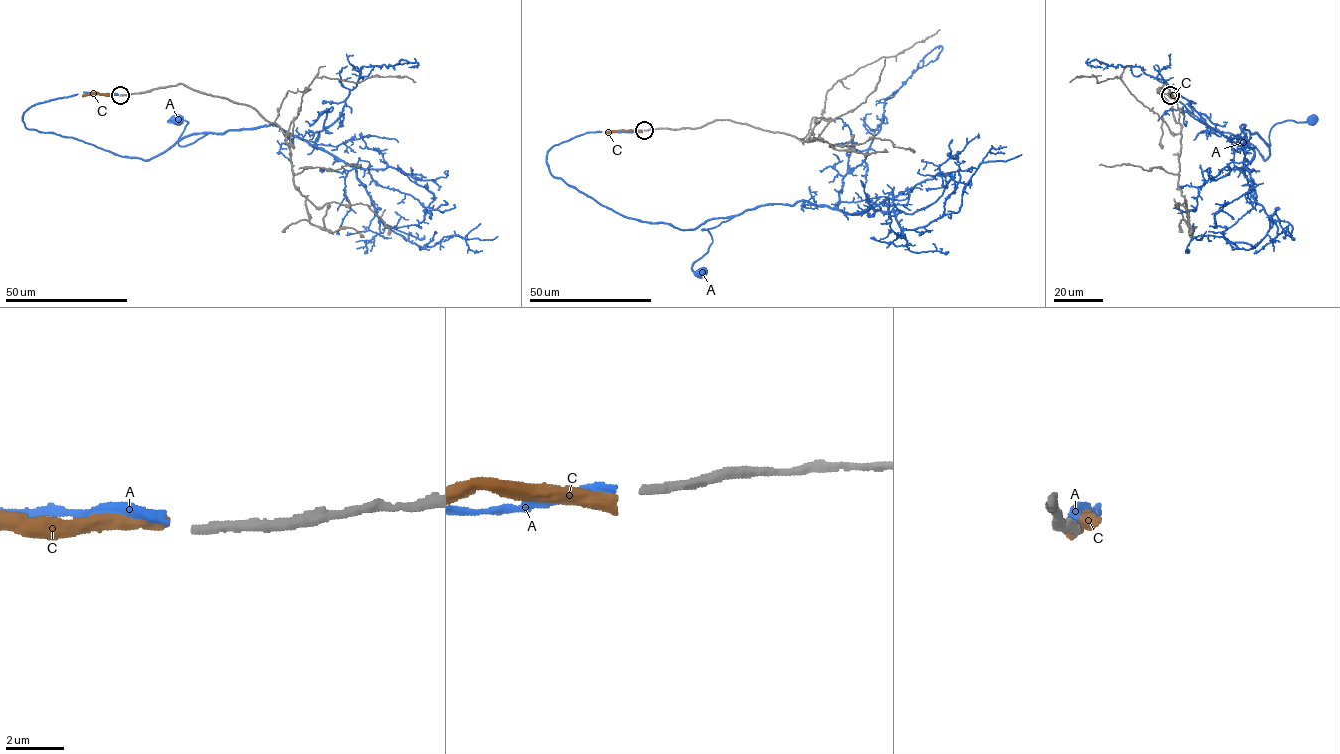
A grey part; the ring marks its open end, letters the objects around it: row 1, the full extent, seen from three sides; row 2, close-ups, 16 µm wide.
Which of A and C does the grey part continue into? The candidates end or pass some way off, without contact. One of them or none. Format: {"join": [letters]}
{"join": ["A"]}

